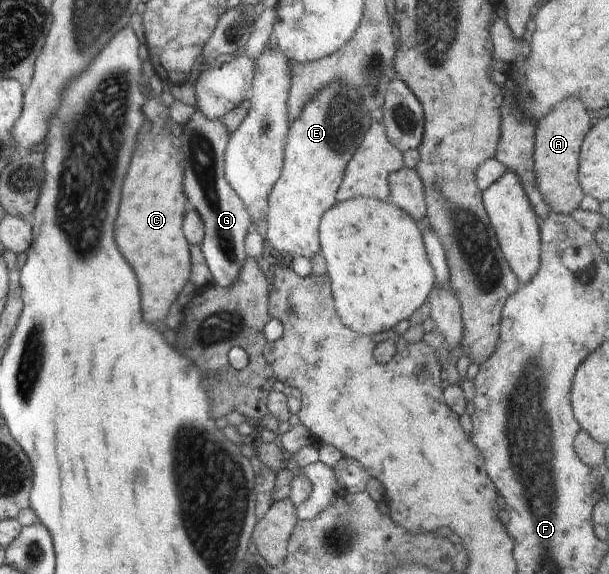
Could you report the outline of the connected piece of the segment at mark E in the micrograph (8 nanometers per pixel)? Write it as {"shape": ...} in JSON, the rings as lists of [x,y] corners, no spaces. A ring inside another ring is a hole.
{"shape":[[[335,81],[320,88],[289,126],[284,147],[284,166],[270,190],[265,216],[268,244],[285,259],[291,256],[312,258],[318,254],[320,219],[328,208],[337,203],[335,196],[344,169],[372,124],[370,115],[356,88]]]}

